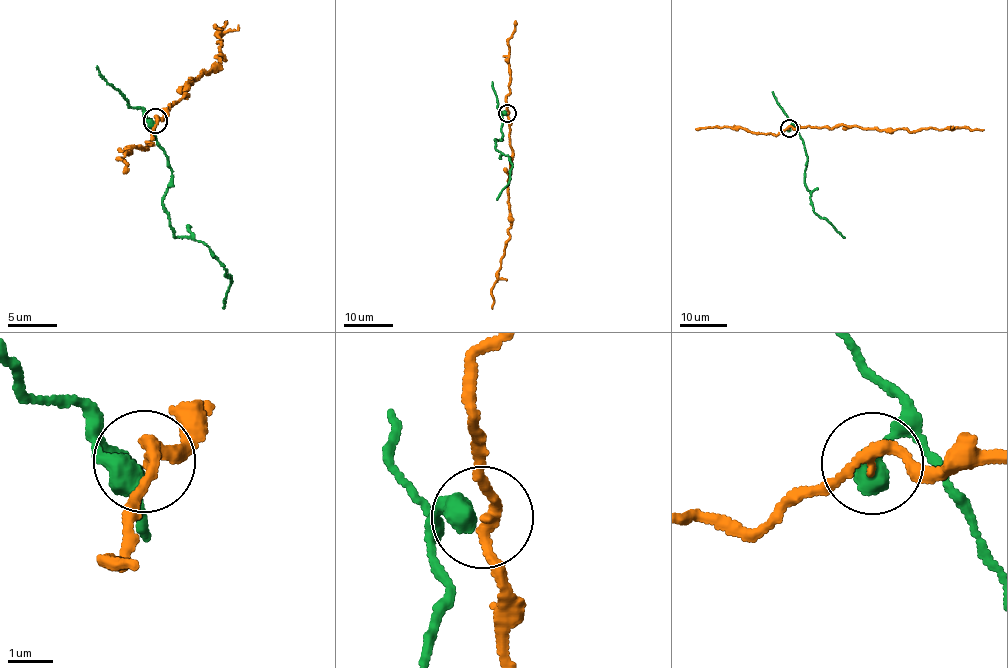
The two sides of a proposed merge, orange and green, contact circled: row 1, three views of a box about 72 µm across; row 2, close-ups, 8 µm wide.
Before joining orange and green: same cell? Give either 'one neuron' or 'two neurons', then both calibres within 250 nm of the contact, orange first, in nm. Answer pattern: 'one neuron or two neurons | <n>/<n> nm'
two neurons | 240/550 nm

